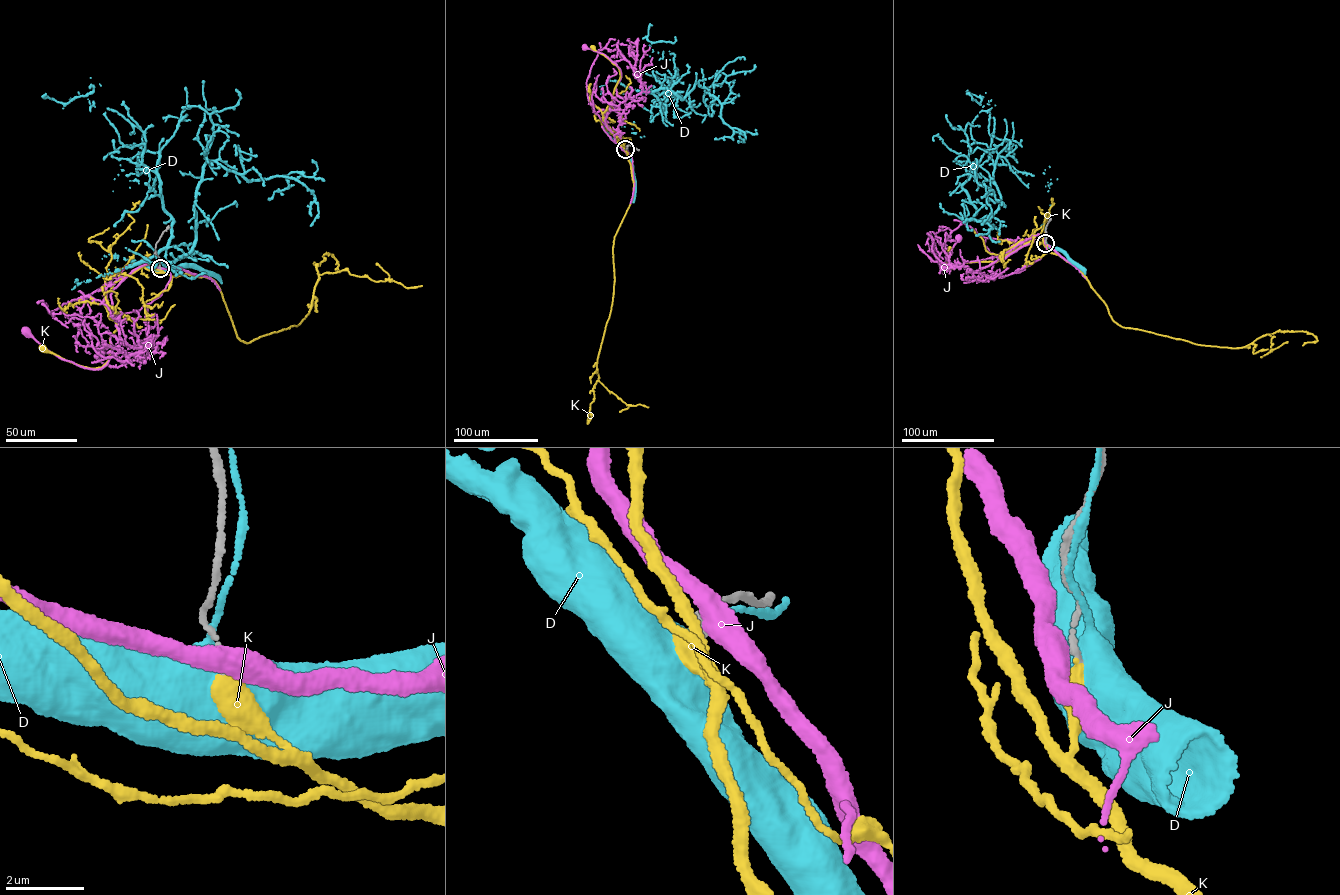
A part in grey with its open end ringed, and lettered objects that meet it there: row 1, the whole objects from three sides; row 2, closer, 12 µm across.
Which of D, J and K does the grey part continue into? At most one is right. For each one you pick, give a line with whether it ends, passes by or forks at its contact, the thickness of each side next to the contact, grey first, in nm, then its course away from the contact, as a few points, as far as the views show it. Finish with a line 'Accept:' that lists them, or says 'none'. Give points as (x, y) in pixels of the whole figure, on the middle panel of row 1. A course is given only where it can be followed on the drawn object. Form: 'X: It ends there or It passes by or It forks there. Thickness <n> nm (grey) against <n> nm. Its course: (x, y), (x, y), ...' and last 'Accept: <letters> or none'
K: It ends there. Thickness 140 nm (grey) against 480 nm. Its course: (625, 149), (602, 119), (602, 114), (611, 105), (620, 76), (619, 69), (592, 47)
Accept: K

